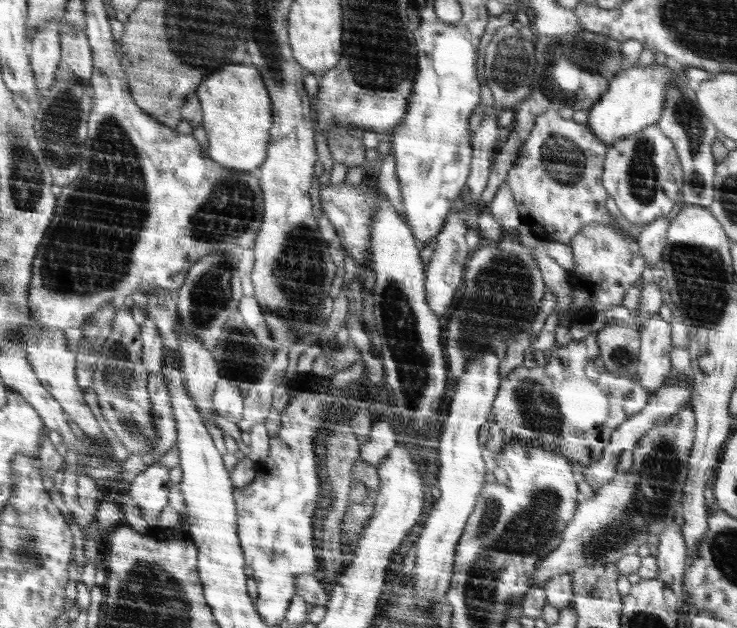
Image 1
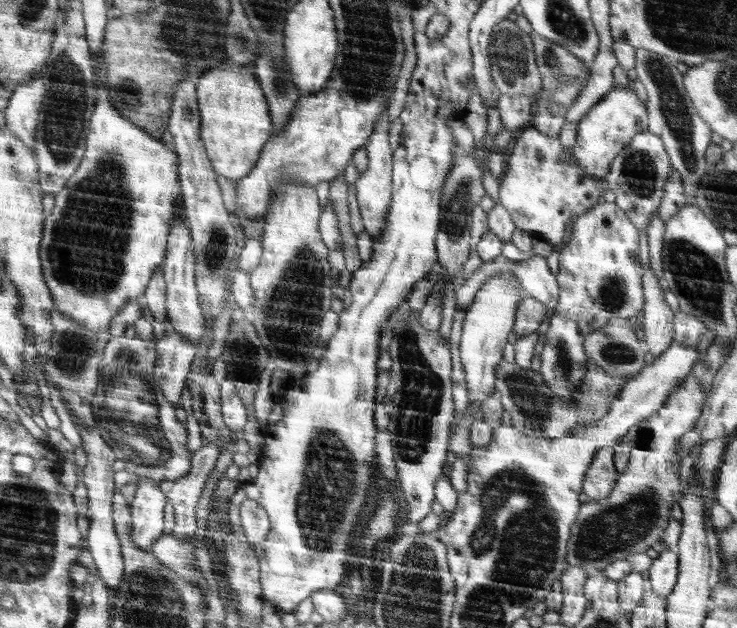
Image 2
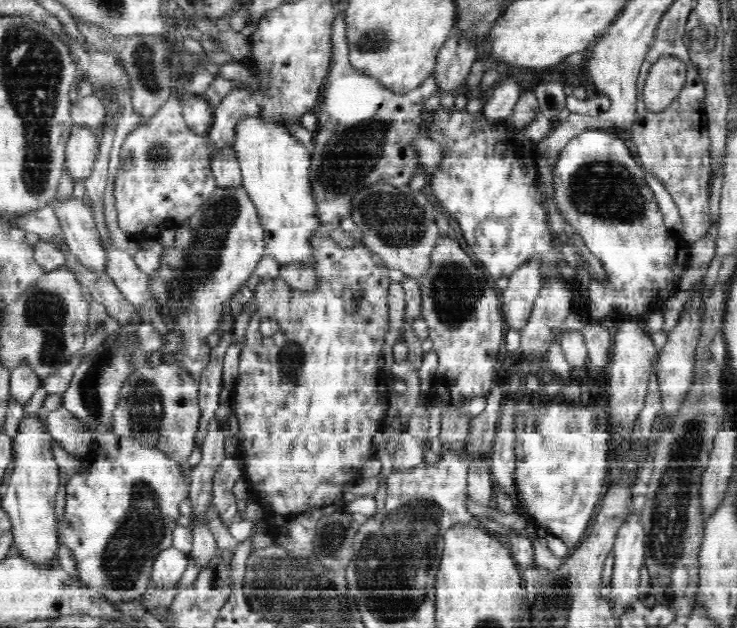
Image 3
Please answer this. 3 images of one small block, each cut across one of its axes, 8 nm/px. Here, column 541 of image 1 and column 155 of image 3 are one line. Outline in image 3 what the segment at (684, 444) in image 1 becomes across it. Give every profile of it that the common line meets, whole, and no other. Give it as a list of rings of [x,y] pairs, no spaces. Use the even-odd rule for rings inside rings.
[[[170,546],[168,550],[158,554],[157,560],[153,562],[151,581],[158,589],[170,590],[170,588],[177,588],[186,566],[188,566],[188,560],[189,555]]]

